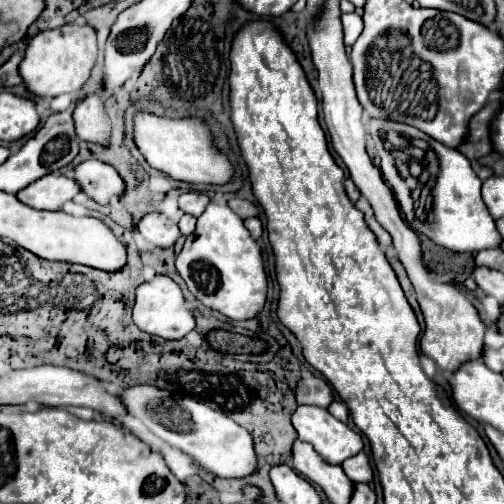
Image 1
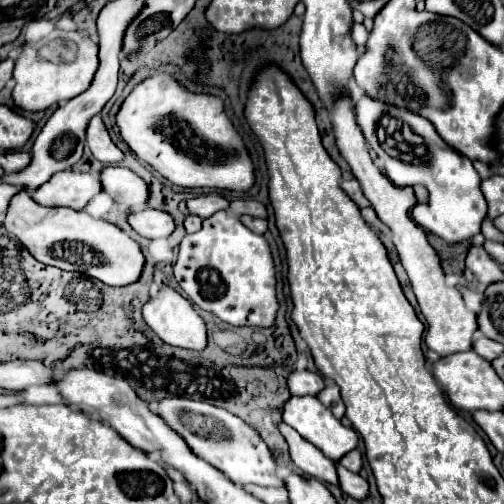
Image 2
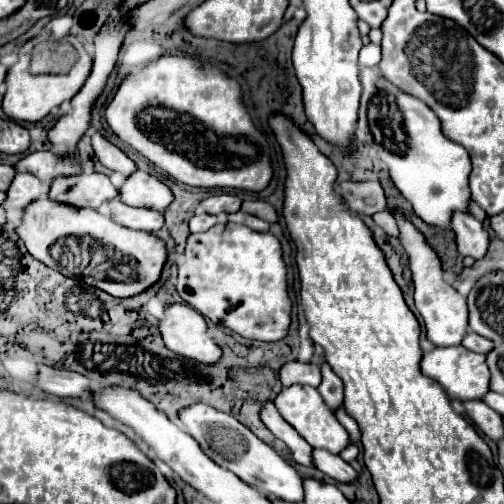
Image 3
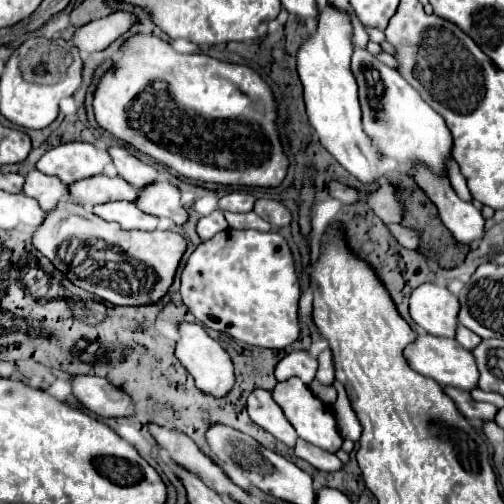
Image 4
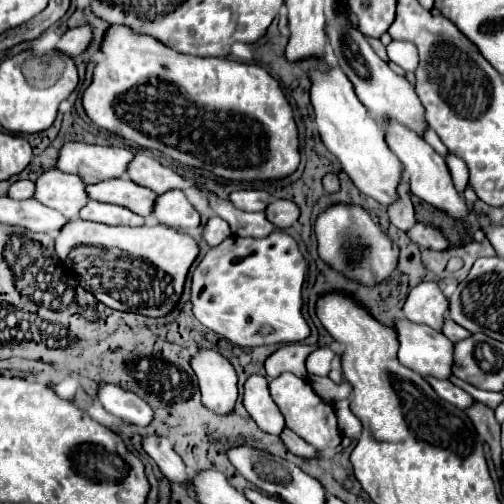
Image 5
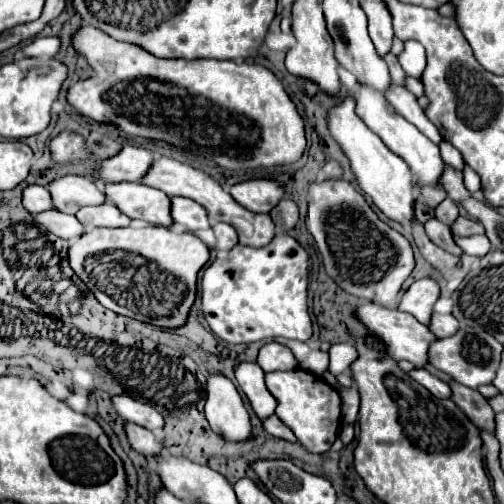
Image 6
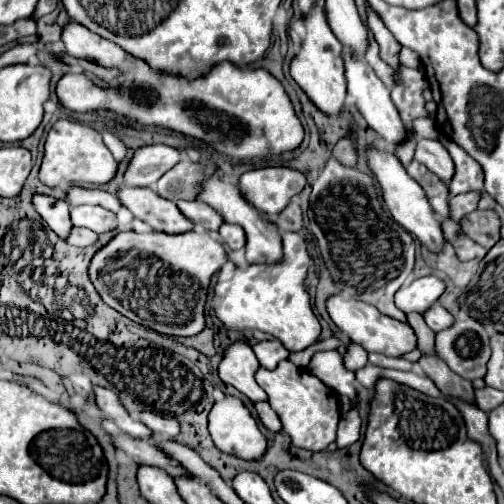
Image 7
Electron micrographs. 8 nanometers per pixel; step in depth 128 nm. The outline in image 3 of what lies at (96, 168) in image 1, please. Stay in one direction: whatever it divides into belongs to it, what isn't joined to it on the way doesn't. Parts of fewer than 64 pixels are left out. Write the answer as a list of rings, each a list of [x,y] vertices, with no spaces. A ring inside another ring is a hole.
[[[136,170],[134,176],[126,178],[126,182],[118,188],[118,192],[122,202],[126,202],[128,206],[152,210],[166,210],[174,198],[166,184],[162,184],[158,178],[142,170]]]

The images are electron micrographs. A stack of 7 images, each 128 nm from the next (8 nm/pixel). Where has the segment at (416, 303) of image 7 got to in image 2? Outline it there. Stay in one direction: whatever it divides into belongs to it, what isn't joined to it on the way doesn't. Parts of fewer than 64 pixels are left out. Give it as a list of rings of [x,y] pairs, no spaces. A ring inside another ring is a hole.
[[[336,92],[332,102],[330,102],[330,114],[332,114],[332,132],[336,138],[336,146],[342,154],[342,158],[348,162],[352,174],[356,176],[356,180],[362,186],[364,196],[370,200],[372,208],[376,210],[378,218],[392,230],[392,242],[398,250],[400,262],[404,266],[404,270],[408,272],[412,290],[418,298],[418,306],[420,312],[426,318],[428,330],[426,330],[426,346],[428,350],[434,350],[438,356],[450,356],[456,352],[464,352],[470,350],[474,344],[474,332],[478,330],[476,324],[476,314],[470,312],[464,304],[462,294],[452,288],[446,286],[444,282],[444,272],[440,268],[440,260],[436,250],[428,244],[426,240],[426,232],[414,224],[414,220],[410,218],[410,208],[416,204],[416,196],[412,192],[412,188],[398,188],[394,186],[372,162],[368,148],[366,148],[366,138],[360,132],[358,124],[356,124],[356,114],[354,114],[354,100],[350,98],[350,94],[346,92]]]

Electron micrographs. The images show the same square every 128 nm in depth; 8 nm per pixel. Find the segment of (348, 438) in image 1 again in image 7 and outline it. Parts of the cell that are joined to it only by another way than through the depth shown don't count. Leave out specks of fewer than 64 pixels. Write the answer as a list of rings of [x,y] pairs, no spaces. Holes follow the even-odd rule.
[[[282,360],[274,370],[260,368],[256,372],[256,382],[266,390],[268,402],[278,414],[284,432],[290,434],[294,446],[320,452],[336,440],[336,426],[340,420],[338,394],[332,392],[322,380],[316,380],[308,368],[300,368],[290,360]]]

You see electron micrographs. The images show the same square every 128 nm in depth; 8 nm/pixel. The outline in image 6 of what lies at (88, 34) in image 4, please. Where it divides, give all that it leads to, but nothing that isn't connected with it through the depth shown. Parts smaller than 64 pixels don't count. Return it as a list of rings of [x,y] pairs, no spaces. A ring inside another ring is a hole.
[[[46,36],[46,38],[36,38],[30,42],[24,52],[26,56],[36,56],[36,58],[54,58],[54,54],[60,50],[60,36]]]

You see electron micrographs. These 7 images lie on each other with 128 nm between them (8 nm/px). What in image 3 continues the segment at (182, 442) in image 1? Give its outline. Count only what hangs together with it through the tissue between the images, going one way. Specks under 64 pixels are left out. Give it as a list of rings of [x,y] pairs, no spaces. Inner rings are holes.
[[[198,402],[198,404],[184,406],[178,412],[178,418],[180,418],[184,430],[200,444],[200,448],[206,452],[208,458],[212,458],[216,464],[228,468],[230,472],[234,472],[248,486],[258,486],[260,490],[266,490],[288,502],[302,500],[300,474],[288,462],[284,462],[268,444],[260,442],[258,436],[252,434],[250,428],[240,424],[234,416]]]

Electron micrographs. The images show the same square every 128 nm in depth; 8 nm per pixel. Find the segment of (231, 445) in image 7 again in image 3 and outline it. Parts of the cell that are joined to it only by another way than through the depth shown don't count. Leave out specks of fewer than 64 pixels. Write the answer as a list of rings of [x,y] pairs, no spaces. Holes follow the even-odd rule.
[[[168,304],[158,324],[168,350],[194,362],[214,364],[220,360],[220,348],[206,334],[206,320],[188,304]]]

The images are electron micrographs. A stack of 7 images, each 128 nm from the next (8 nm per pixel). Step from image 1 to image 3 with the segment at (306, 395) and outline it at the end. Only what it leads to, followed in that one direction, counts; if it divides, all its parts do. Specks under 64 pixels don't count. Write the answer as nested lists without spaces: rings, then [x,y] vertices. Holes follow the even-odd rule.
[[[288,362],[280,370],[280,382],[286,388],[292,386],[292,384],[308,384],[312,388],[318,388],[320,382],[322,382],[320,366],[302,364],[302,362]]]

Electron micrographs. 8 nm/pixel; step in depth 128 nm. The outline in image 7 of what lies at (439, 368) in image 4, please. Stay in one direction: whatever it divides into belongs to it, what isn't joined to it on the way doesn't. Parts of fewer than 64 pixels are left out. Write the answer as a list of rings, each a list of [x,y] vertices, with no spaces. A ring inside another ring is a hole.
[[[336,294],[328,300],[328,314],[334,320],[334,324],[350,336],[352,342],[360,344],[368,352],[380,352],[392,358],[398,358],[402,354],[408,354],[416,348],[416,334],[408,322],[392,320],[390,316],[384,316],[378,308],[372,308],[372,304],[364,304],[360,300],[346,298],[342,294]]]

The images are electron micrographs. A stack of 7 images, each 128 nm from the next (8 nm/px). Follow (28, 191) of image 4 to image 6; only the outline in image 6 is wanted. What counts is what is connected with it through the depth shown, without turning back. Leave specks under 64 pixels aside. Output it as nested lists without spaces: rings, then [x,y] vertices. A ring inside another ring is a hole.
[[[68,174],[48,182],[46,188],[52,196],[54,208],[64,214],[76,214],[82,206],[102,204],[106,200],[100,186],[96,186],[92,180],[84,176]]]

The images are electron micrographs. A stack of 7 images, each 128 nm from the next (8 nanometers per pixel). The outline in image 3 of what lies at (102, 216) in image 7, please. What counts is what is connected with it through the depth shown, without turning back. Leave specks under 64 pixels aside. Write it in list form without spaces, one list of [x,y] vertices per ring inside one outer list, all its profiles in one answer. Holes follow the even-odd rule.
[[[116,200],[112,204],[112,218],[130,230],[158,232],[164,226],[164,212],[152,212],[148,208],[132,208]]]

